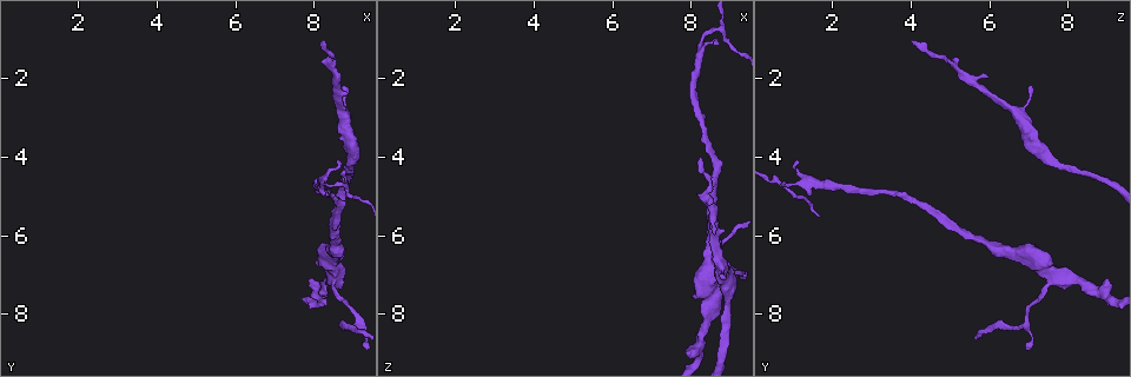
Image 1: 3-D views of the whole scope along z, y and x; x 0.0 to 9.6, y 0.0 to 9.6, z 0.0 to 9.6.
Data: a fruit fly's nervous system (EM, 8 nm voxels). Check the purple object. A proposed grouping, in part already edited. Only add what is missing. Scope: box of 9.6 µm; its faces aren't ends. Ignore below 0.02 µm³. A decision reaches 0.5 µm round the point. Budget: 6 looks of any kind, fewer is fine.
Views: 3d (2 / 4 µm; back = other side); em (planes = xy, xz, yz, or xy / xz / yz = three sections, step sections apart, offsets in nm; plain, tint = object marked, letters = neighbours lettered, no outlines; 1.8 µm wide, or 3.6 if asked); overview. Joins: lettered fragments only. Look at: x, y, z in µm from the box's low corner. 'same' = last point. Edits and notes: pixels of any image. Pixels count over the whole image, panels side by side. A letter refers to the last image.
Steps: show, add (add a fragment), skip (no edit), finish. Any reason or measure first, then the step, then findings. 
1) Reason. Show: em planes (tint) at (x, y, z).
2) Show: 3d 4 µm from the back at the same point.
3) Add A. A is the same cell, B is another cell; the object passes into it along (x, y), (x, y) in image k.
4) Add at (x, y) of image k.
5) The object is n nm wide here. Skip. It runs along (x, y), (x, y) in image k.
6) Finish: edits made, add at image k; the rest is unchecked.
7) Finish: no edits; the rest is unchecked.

Sharp bend. Show: em xy step 8 (tint) at (8.55, 7.00, 7.70).

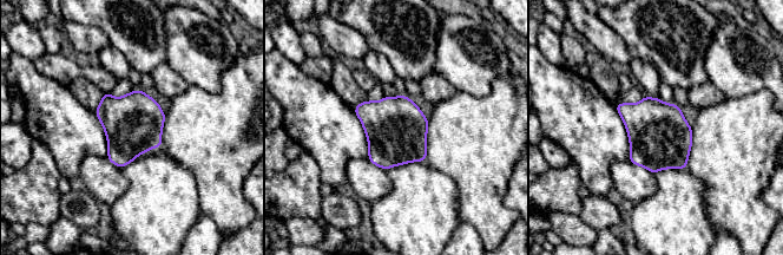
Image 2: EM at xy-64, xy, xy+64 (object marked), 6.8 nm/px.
Cut it another way. Show: em xz step 8 (tint) at the same point.

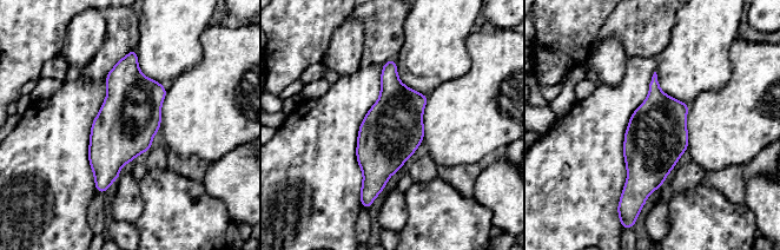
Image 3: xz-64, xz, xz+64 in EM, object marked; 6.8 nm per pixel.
Show: em xz step 8 (letters) at the same point.

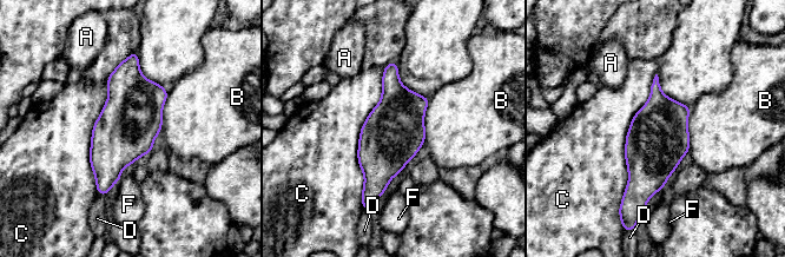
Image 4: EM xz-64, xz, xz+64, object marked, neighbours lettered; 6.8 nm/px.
Skip. A, B, C, D and F are other cells; a border runs along (384, 66), (360, 133), (361, 205) in image 4; no lettered fragment goes on from it.

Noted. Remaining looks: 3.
Calibre changes. Show: 3d 2 µm at (8.70, 2.85, 6.60).

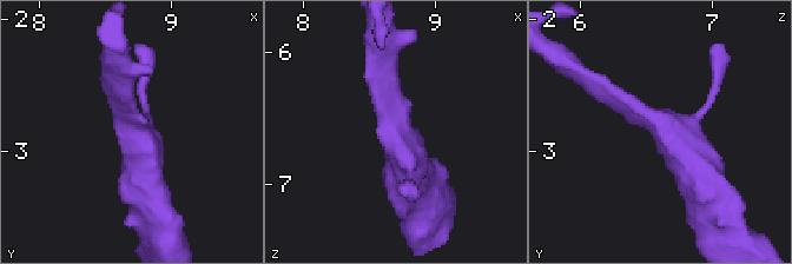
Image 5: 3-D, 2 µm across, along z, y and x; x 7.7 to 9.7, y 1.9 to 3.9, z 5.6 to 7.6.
Now the EM. Show: em planes (plain) at (8.70, 2.88, 6.66).

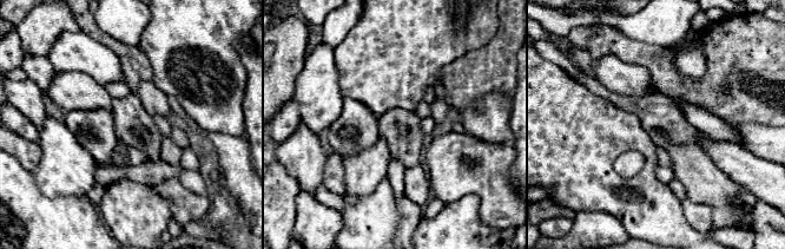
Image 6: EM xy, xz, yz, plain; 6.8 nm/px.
Show: em planes (letters) at the same point.

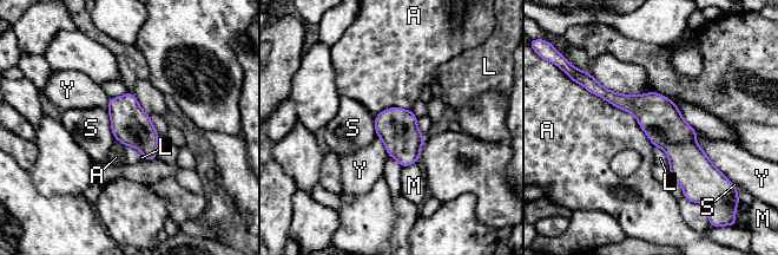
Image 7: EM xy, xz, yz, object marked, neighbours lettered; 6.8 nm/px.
Skip. A, L, M, S and Y are other cells; no lettered fragment goes on from it.

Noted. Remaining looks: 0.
Finish: no edits; the rest is unchecked.

